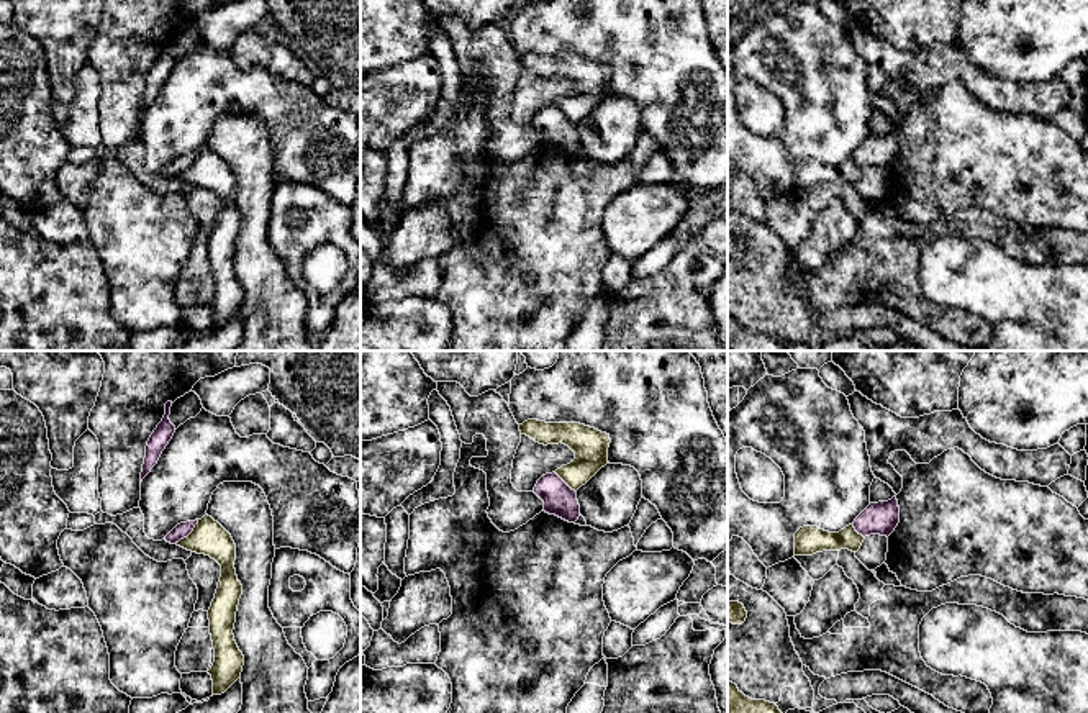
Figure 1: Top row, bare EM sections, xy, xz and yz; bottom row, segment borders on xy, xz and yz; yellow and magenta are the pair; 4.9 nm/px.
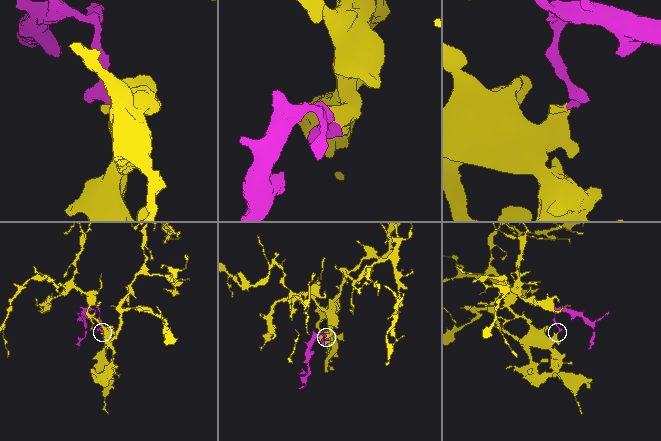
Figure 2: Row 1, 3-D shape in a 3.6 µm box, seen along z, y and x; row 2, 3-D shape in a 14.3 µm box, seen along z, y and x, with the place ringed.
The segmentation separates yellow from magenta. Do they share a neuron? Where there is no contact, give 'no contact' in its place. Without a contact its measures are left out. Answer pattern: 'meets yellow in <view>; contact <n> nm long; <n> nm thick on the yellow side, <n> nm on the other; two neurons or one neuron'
meets yellow in xy; contact 170 nm long; 170 nm thick on the yellow side, 70 nm on the other; two neurons

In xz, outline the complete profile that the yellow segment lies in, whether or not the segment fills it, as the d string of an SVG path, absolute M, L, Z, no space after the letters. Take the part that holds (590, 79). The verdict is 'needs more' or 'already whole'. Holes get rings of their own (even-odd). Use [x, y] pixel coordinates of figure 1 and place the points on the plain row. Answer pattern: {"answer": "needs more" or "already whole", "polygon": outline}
{"answer": "already whole", "polygon": "M528 52L519 57L521 67L539 77L565 77L575 85L575 92L555 103L555 107L572 121L578 123L601 100L608 97L610 67L580 56L546 56Z"}

